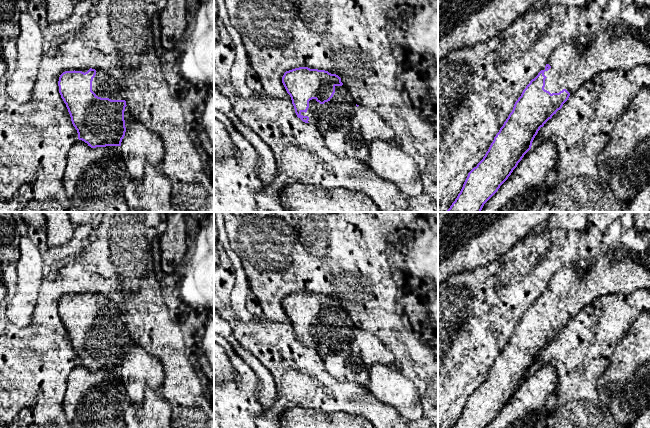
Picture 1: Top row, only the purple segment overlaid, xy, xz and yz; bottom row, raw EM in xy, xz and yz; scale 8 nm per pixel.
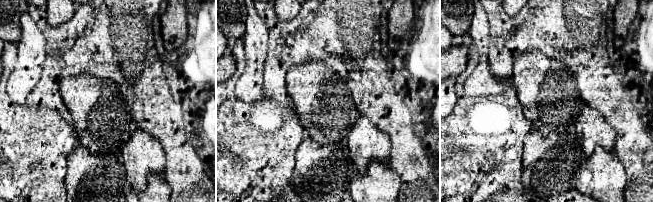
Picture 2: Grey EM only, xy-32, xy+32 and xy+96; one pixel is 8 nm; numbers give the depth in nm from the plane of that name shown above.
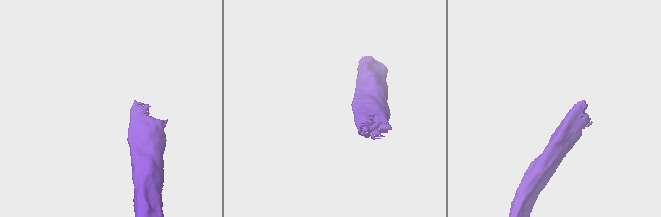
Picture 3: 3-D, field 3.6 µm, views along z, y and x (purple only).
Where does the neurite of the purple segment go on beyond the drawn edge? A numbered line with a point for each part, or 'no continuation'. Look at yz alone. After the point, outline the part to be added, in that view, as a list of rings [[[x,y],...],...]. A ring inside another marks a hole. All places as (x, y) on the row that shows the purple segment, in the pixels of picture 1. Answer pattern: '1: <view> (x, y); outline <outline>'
1: yz (572, 66); outline [[[606,29],[593,42],[583,46],[577,45],[574,42],[574,39],[566,40],[560,46],[555,48],[547,64],[549,64],[551,68],[544,72],[544,75],[547,77],[545,79],[544,89],[551,94],[559,93],[563,89],[566,89],[571,95],[601,71],[607,71],[612,68],[629,69],[640,64],[650,65],[650,46],[637,31],[629,32],[624,36],[614,36],[611,29]]]

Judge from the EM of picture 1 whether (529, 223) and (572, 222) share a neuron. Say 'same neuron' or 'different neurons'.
different neurons

